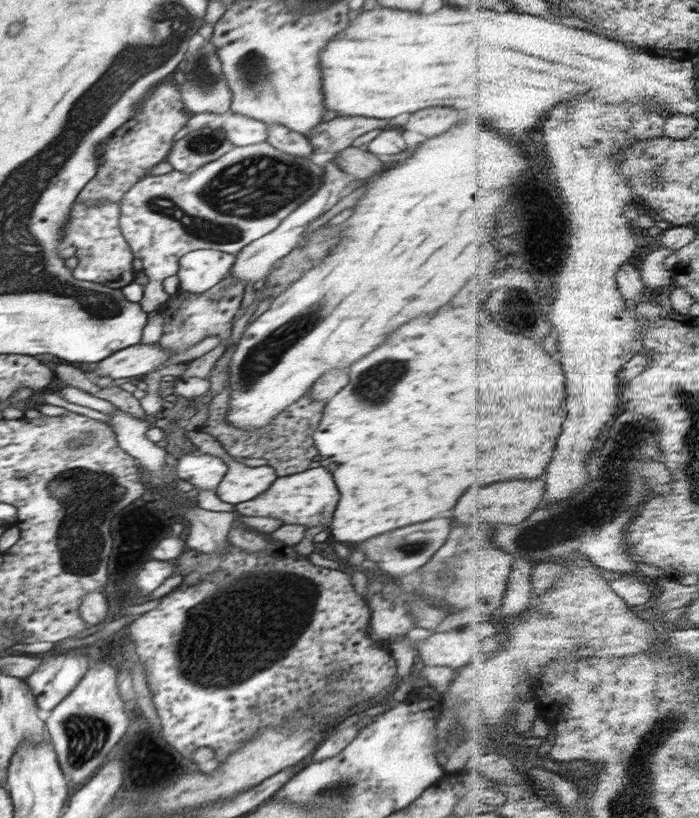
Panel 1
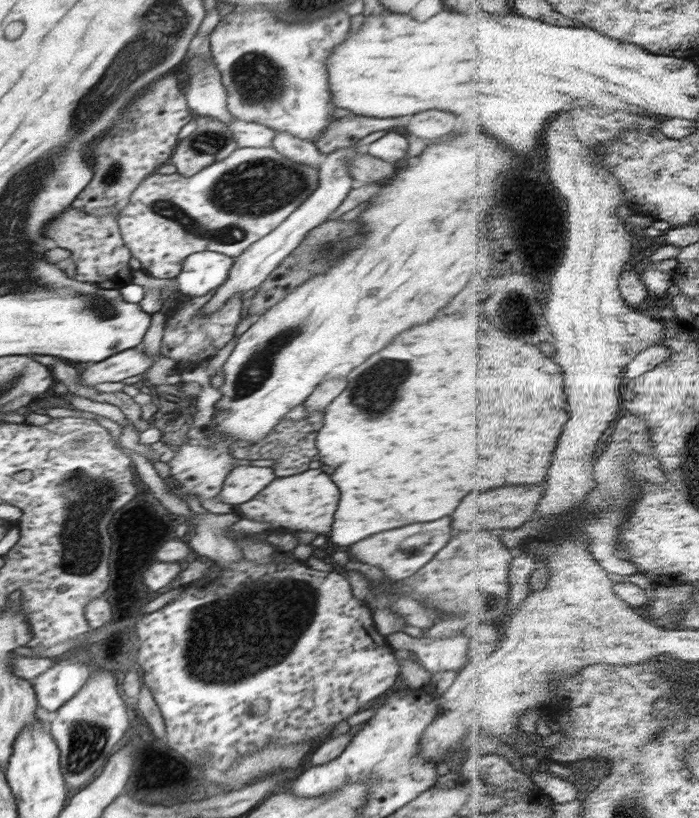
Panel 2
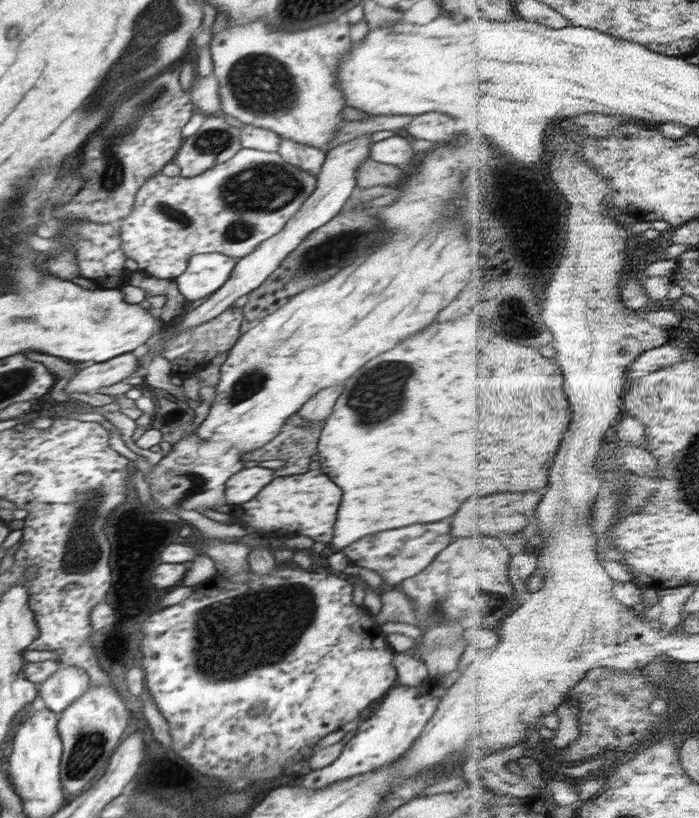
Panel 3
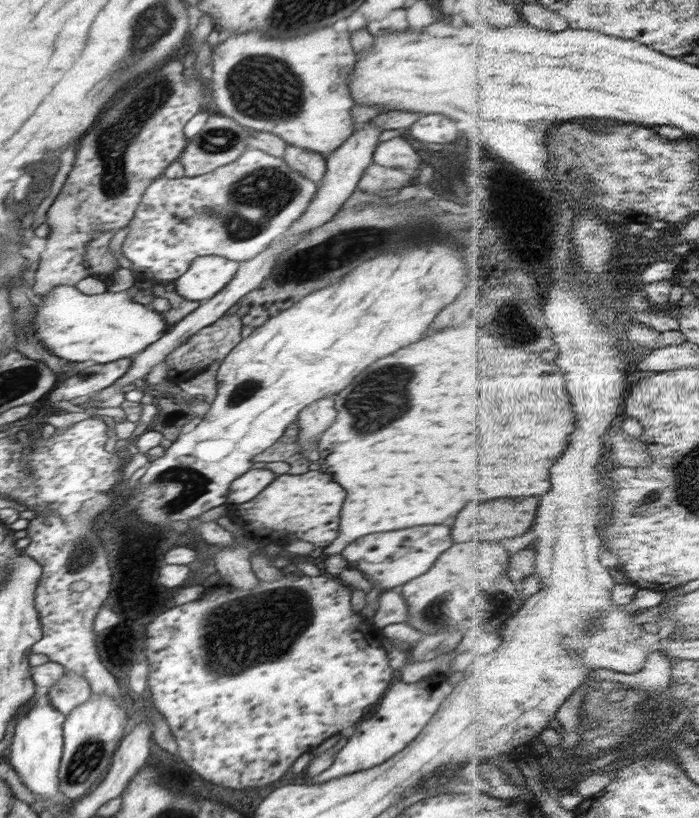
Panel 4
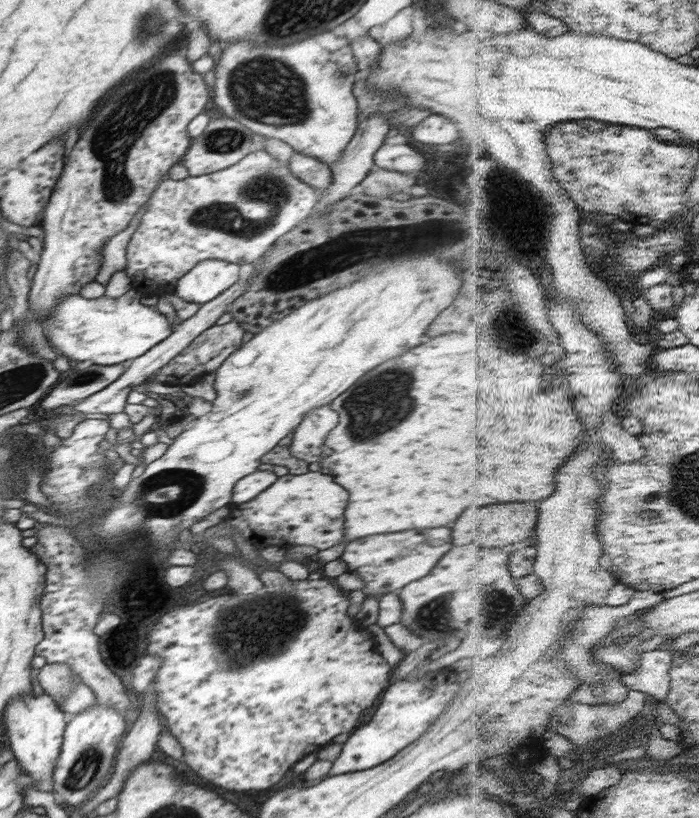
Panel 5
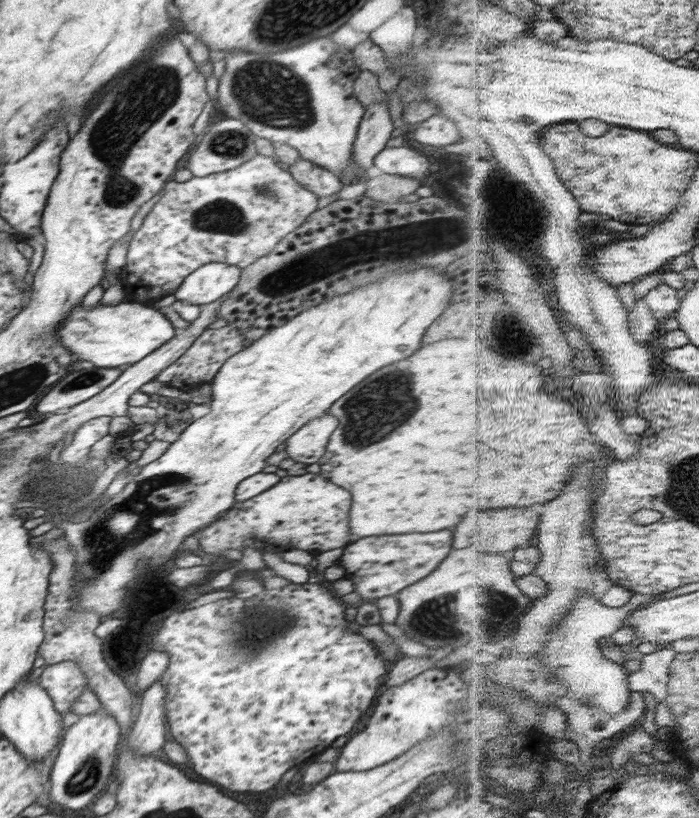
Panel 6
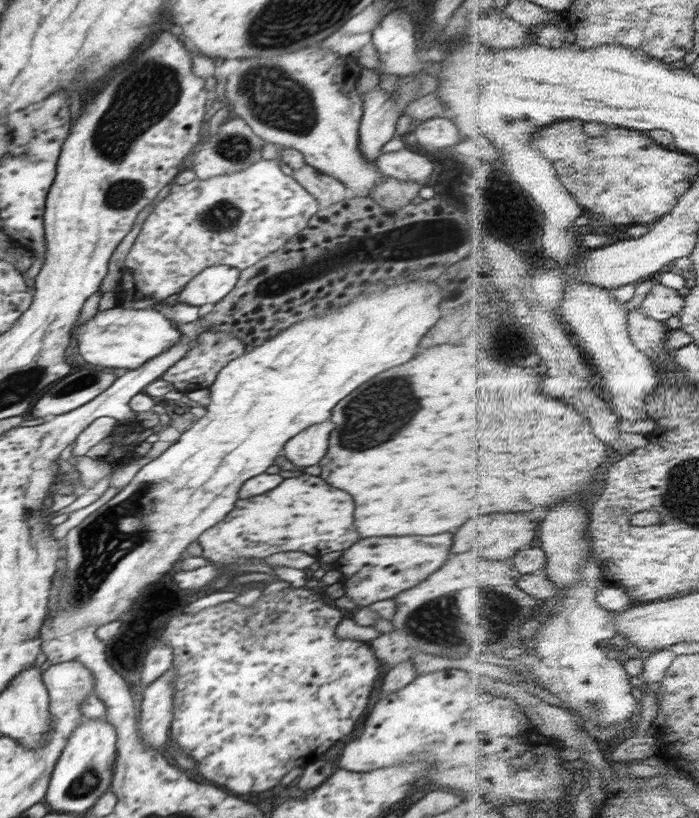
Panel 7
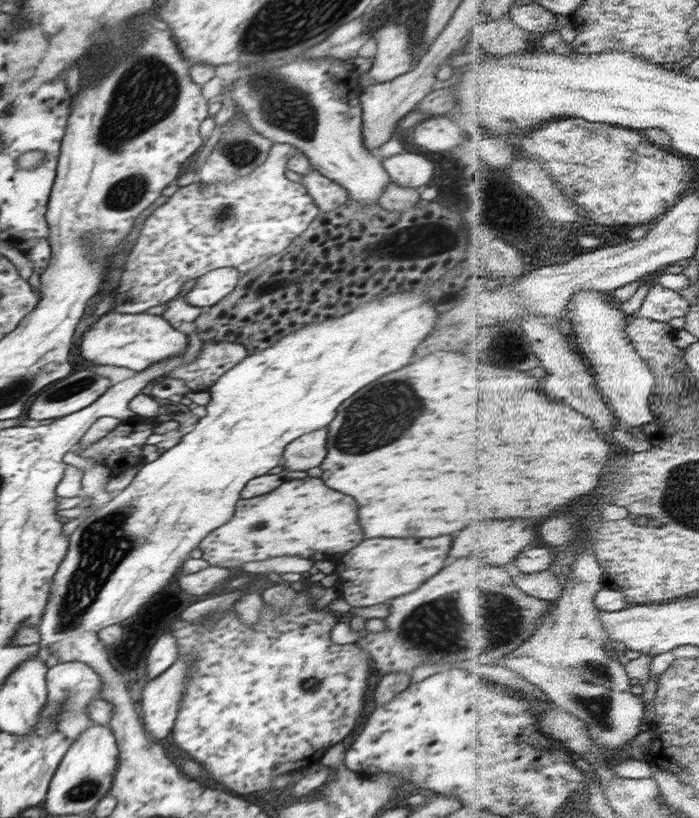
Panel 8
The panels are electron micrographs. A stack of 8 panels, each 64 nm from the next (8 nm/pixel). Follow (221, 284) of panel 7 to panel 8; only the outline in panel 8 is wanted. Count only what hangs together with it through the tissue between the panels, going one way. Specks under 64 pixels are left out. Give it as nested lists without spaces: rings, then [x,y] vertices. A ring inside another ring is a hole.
[[[217,268],[198,278],[194,288],[184,298],[194,306],[216,306],[233,292],[242,273],[235,268]]]

